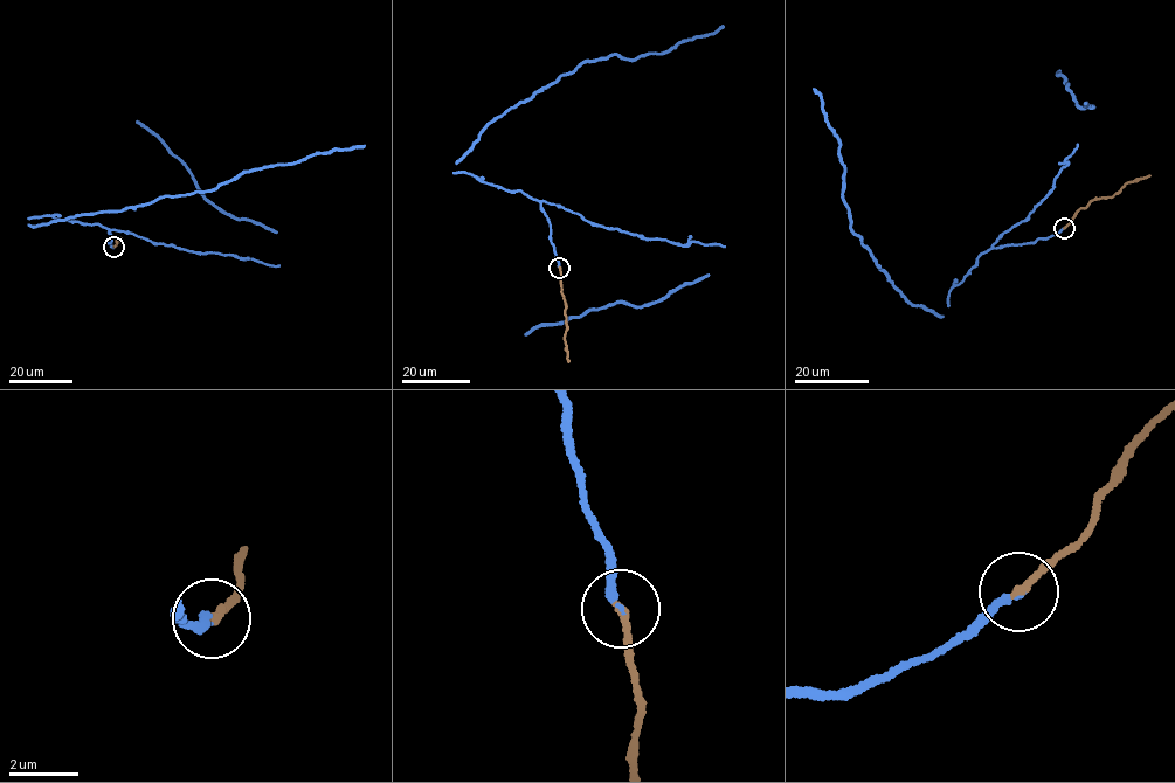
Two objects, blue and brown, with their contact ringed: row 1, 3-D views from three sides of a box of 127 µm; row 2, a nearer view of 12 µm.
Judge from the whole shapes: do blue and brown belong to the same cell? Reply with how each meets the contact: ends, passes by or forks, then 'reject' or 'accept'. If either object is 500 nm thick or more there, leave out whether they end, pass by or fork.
blue ends there; brown ends there; accept

